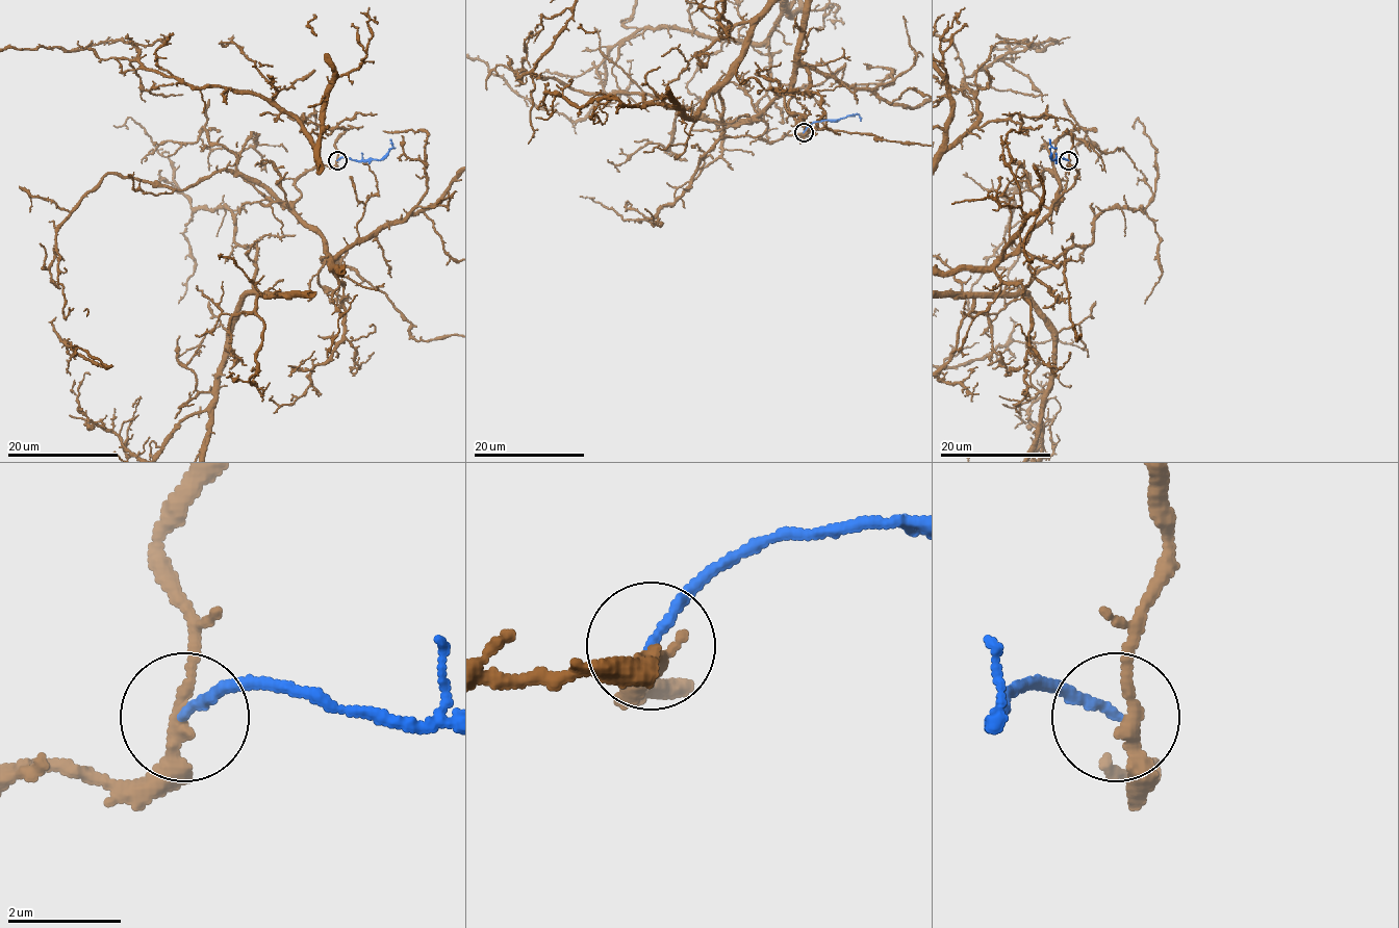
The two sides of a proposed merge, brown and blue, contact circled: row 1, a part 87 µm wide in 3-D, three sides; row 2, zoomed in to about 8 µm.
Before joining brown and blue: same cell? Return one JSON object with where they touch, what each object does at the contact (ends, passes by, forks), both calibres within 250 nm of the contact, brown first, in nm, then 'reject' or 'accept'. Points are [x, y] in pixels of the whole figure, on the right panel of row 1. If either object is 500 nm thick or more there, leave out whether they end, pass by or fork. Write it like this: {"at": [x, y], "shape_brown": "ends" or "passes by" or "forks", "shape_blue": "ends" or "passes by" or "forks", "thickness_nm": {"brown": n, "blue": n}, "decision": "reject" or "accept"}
{"at": [1068, 160], "shape_brown": "passes by", "shape_blue": "ends", "thickness_nm": {"brown": 240, "blue": 160}, "decision": "accept"}

